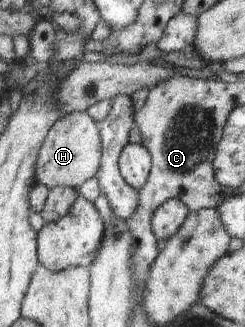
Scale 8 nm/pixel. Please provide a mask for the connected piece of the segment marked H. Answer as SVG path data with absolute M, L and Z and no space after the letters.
M88 111L65 114L52 127L39 158L38 183L51 189L63 186L79 188L88 180L98 176L103 164L103 136L100 124Z

